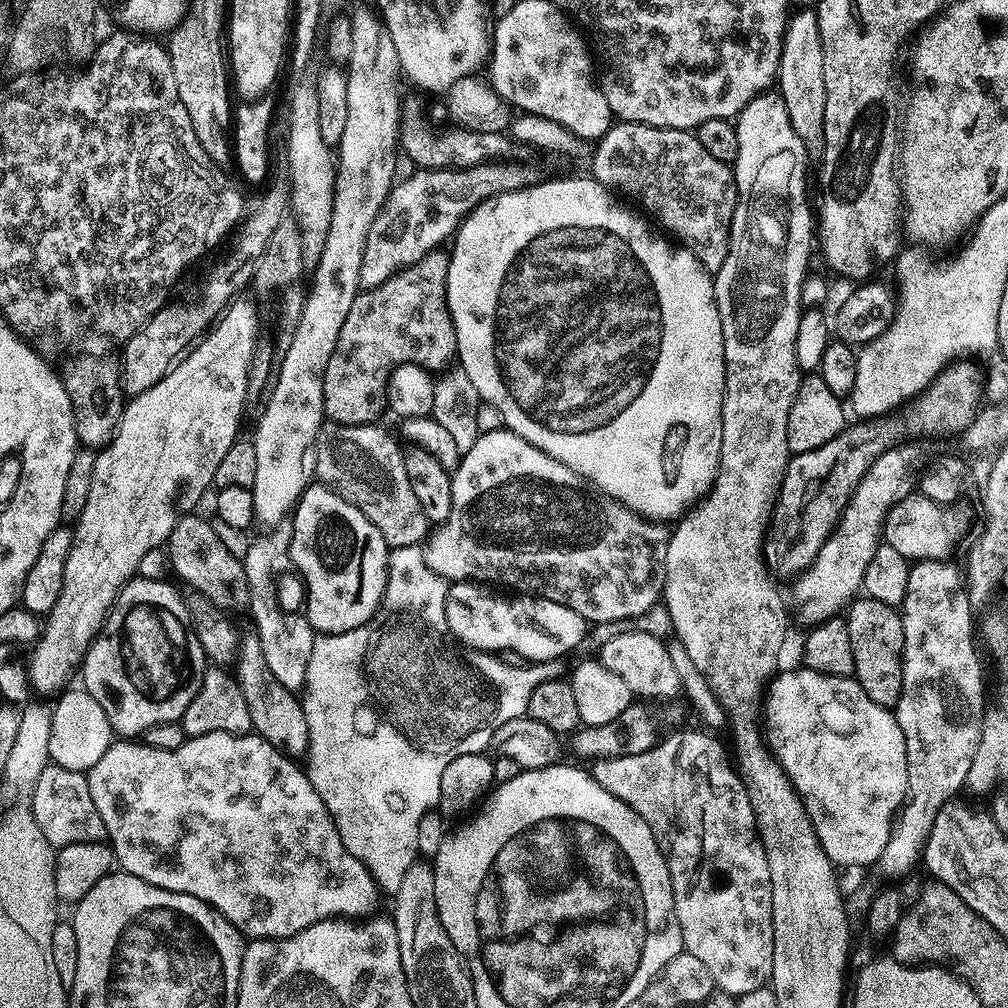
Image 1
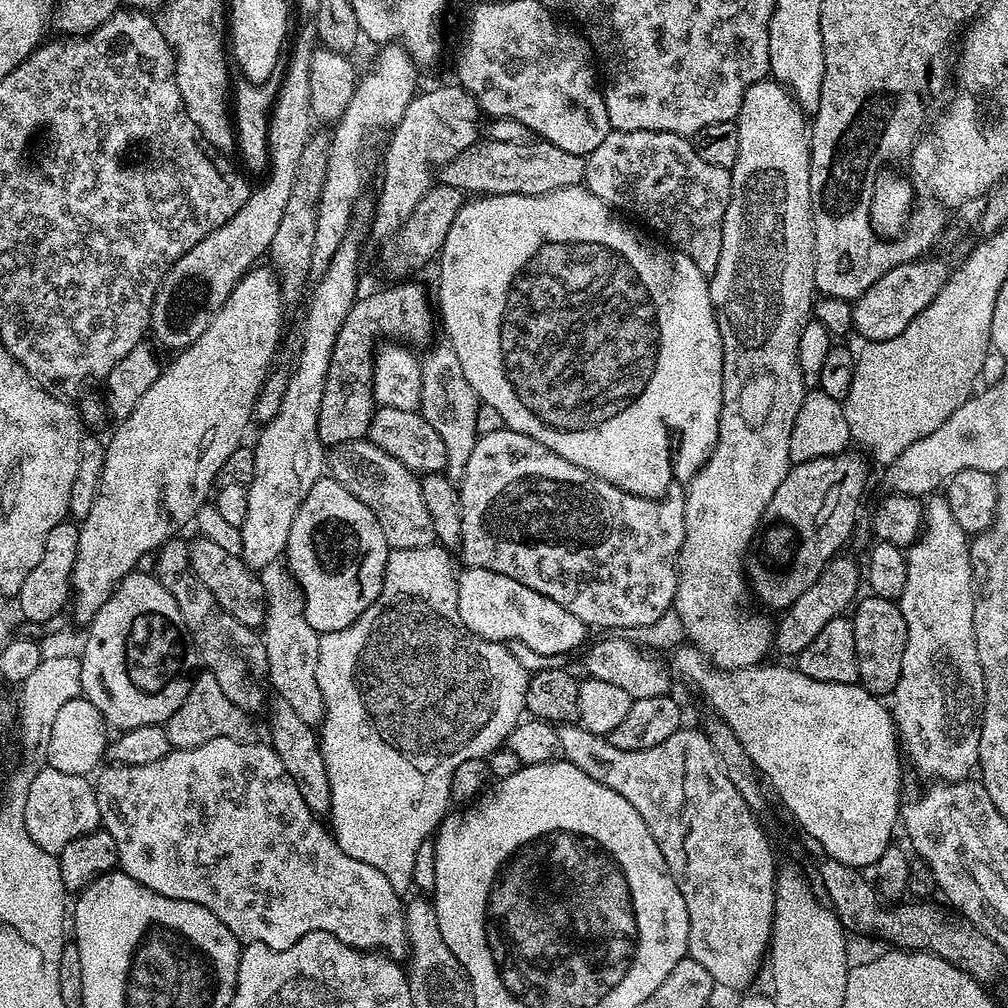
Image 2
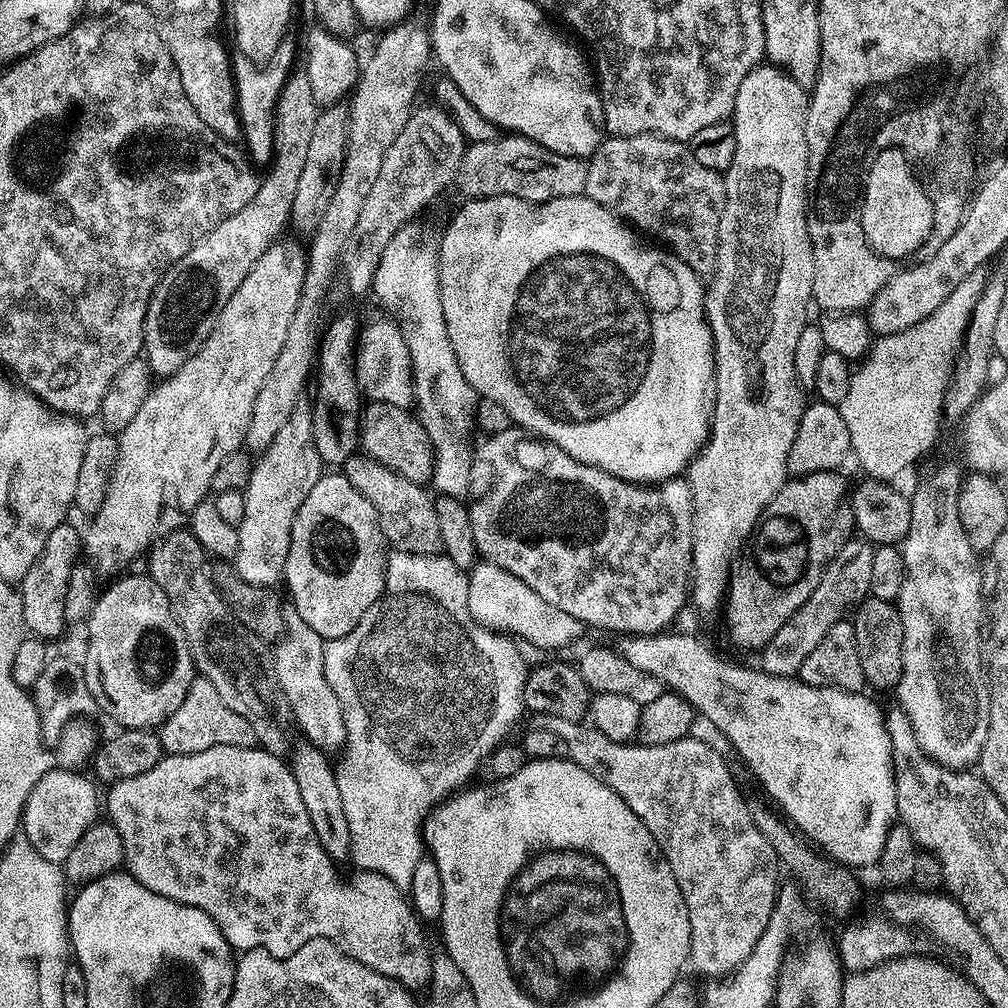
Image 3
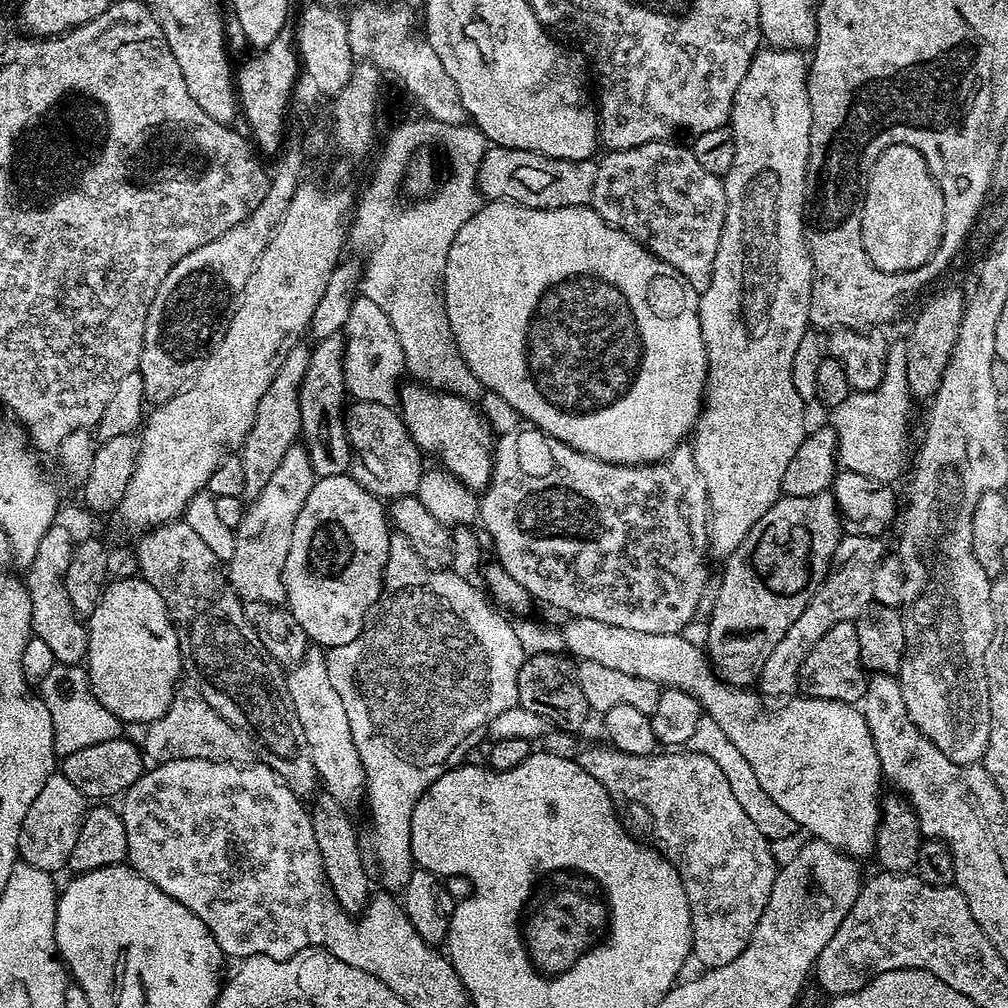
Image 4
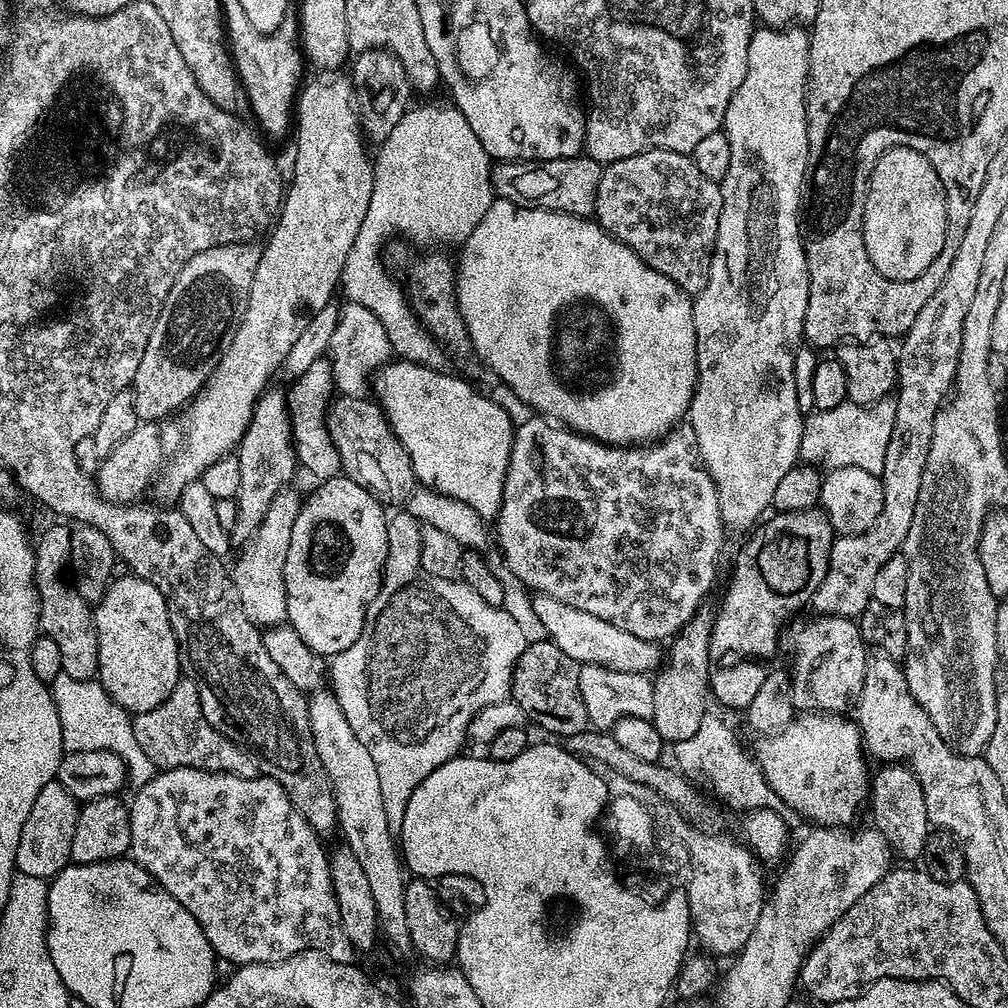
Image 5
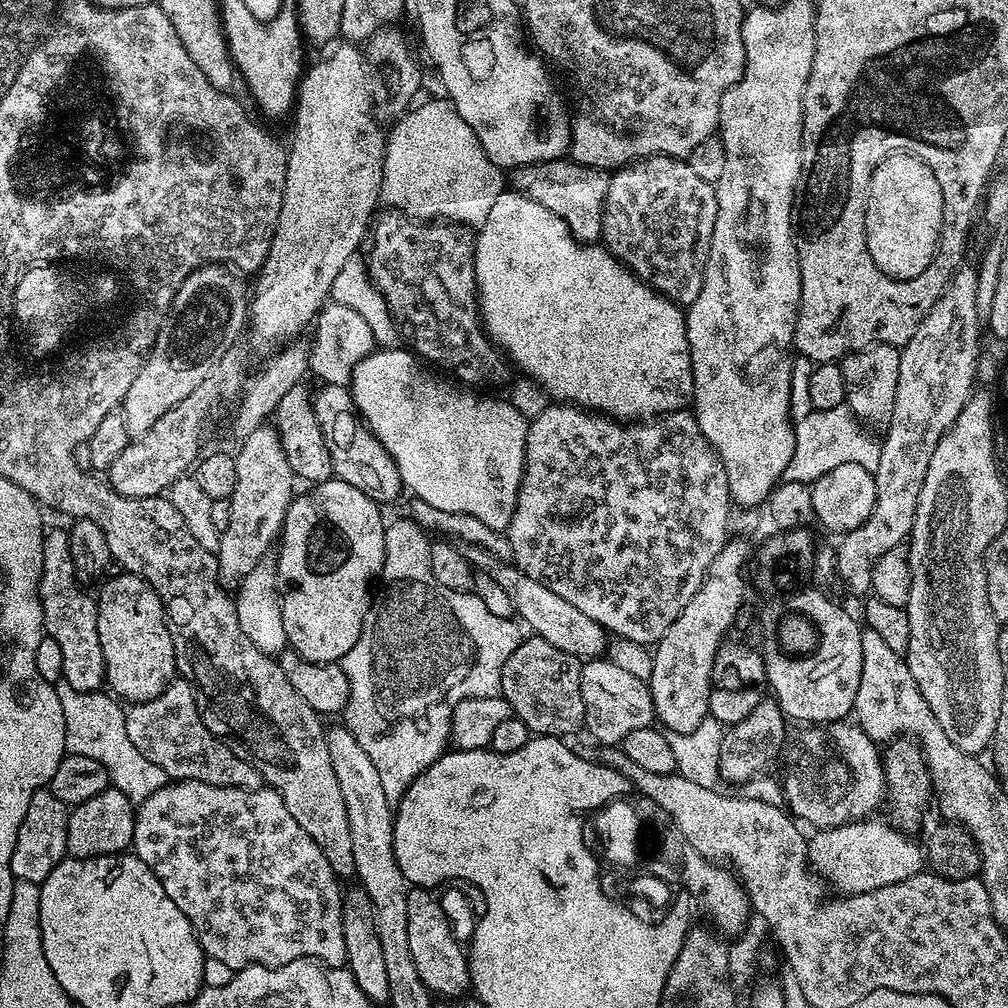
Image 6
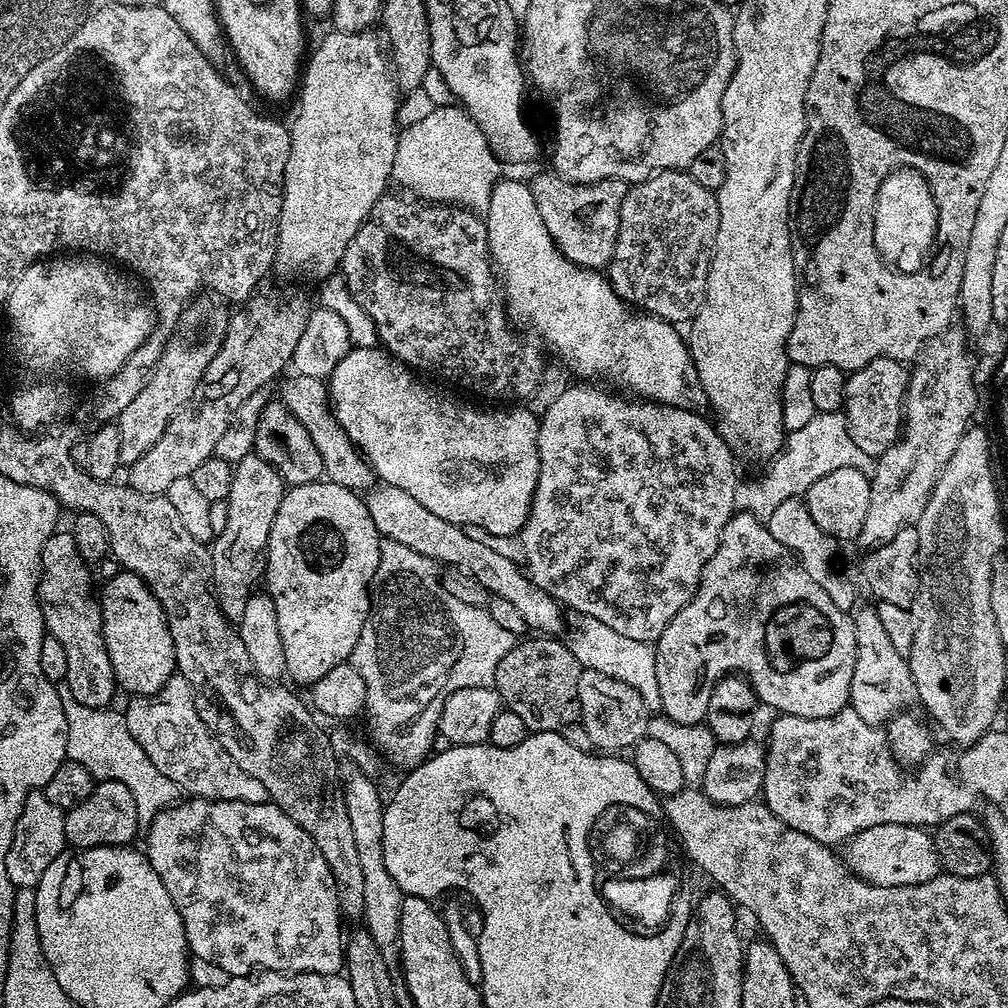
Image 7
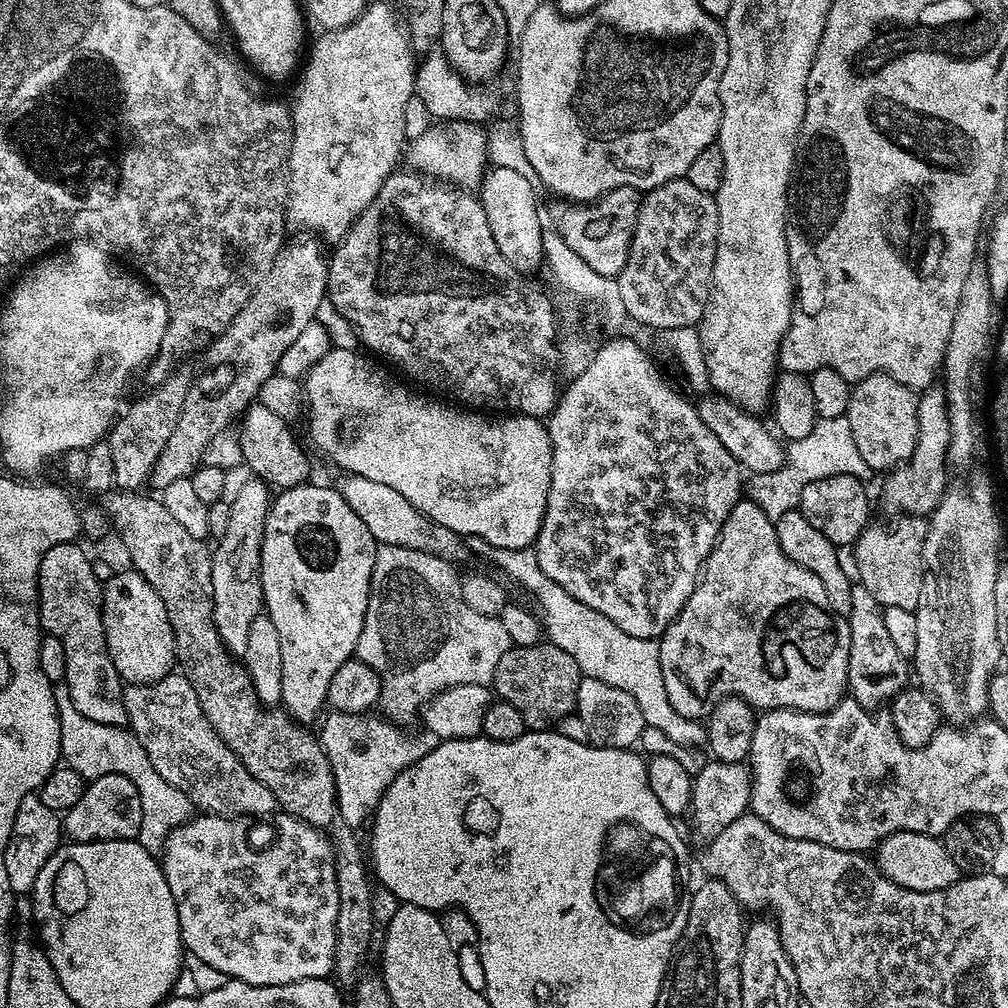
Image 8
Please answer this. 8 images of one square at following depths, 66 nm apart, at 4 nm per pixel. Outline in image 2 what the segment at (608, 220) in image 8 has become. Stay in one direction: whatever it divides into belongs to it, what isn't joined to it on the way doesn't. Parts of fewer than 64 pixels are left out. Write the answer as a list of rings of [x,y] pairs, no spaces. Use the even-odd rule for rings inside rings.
[[[484,138],[462,150],[456,158],[438,169],[439,183],[459,188],[465,194],[550,194],[554,190],[575,188],[583,181],[585,157],[558,150],[547,142],[494,142]]]

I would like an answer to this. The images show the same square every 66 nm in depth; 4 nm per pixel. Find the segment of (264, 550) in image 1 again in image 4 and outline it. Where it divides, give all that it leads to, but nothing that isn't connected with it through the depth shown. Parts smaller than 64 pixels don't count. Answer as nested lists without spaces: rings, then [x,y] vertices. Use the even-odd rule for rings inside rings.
[[[319,646],[306,647],[304,657],[291,665],[286,679],[294,714],[298,714],[302,730],[306,730],[306,742],[310,746],[319,783],[323,787],[325,784],[328,787],[325,788],[327,795],[333,796],[340,804],[353,806],[352,804],[358,803],[359,800],[361,803],[364,767],[358,758],[358,746],[354,746],[354,734],[350,734],[350,718],[346,718],[342,698],[338,698],[338,690],[334,690],[328,677],[328,657],[325,649]]]

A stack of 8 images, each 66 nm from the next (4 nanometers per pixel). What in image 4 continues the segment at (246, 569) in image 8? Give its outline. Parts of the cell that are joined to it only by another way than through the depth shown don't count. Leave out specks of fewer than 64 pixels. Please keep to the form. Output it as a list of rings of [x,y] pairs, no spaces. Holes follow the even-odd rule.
[[[299,342],[286,354],[282,366],[278,366],[278,374],[274,374],[274,382],[266,386],[266,394],[262,394],[262,402],[258,402],[258,410],[254,414],[254,422],[250,434],[246,434],[244,447],[238,455],[242,458],[242,470],[246,474],[245,493],[255,498],[270,482],[270,474],[278,470],[278,462],[282,462],[282,454],[300,436],[300,387],[302,378],[306,378],[306,366],[310,366],[310,348],[307,343]]]

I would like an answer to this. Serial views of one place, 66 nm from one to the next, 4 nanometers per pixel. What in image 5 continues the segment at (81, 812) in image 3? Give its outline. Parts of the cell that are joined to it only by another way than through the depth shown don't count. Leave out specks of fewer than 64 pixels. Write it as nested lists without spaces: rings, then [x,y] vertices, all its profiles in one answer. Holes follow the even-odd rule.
[[[57,779],[42,786],[38,798],[34,798],[34,807],[22,826],[22,838],[18,838],[16,872],[19,875],[42,878],[48,882],[69,864],[72,859],[70,842],[74,842],[80,810],[81,805]]]

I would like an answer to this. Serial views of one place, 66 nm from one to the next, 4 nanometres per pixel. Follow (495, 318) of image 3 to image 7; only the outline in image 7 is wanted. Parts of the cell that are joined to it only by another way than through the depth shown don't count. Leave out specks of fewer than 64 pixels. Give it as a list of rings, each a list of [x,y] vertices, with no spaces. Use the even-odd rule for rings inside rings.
[[[501,178],[496,183],[490,194],[486,223],[488,254],[498,273],[502,299],[509,317],[517,325],[529,324],[541,336],[539,339],[543,347],[547,351],[549,348],[559,363],[567,365],[573,377],[584,382],[617,384],[612,386],[633,397],[655,400],[657,404],[669,404],[675,408],[686,408],[690,413],[701,413],[699,404],[704,400],[702,382],[698,378],[698,370],[681,329],[656,316],[633,314],[626,307],[624,299],[612,288],[612,281],[603,271],[583,268],[568,260],[552,240],[552,233],[548,231],[542,214],[538,214],[532,189],[525,181],[523,184],[520,180]]]

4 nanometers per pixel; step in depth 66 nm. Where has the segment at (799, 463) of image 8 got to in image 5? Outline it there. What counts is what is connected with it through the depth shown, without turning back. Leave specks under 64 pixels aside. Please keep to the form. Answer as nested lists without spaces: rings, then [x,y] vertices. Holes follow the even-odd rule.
[[[892,398],[880,399],[875,404],[845,402],[834,406],[834,410],[813,411],[804,417],[800,460],[824,470],[858,466],[858,470],[870,470],[870,474],[879,476],[886,462],[886,446],[890,446],[895,413],[896,402]]]

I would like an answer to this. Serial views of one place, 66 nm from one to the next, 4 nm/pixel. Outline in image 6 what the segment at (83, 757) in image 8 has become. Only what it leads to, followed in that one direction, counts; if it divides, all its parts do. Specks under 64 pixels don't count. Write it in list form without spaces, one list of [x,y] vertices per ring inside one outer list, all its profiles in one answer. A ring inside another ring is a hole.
[[[107,691],[99,692],[64,692],[62,714],[68,712],[68,719],[72,720],[72,736],[84,736],[84,752],[96,752],[95,762],[101,763],[108,772],[111,787],[122,790],[126,798],[130,798],[133,805],[139,806],[154,790],[169,783],[170,778],[150,758],[140,752],[132,752],[132,756],[124,756],[124,752],[112,752],[112,756],[104,756],[104,748],[128,748],[130,734],[124,736],[126,731],[125,709]]]

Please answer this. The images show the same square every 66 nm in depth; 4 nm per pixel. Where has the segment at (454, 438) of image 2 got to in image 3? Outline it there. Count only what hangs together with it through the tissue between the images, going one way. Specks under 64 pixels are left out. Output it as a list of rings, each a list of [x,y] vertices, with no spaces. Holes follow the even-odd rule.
[[[420,222],[399,229],[378,264],[370,292],[380,299],[381,306],[388,311],[385,313],[398,321],[406,346],[410,346],[412,385],[416,395],[414,412],[436,450],[431,487],[436,487],[441,497],[464,498],[472,481],[467,440],[472,419],[476,416],[477,426],[488,436],[501,433],[512,423],[498,403],[485,399],[478,402],[474,386],[466,382],[466,374],[462,374],[462,366],[458,366],[458,354],[454,354],[454,346],[450,346],[450,330],[446,330],[440,293],[440,239],[438,232],[423,228]]]

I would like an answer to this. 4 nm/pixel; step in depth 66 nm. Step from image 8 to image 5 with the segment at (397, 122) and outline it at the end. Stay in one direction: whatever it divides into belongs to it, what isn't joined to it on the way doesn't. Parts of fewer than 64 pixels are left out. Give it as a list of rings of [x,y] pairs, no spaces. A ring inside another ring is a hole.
[[[332,74],[329,80],[316,80],[313,84],[305,83],[302,91],[299,93],[298,99],[294,105],[294,136],[296,132],[296,157],[292,160],[292,180],[287,185],[282,201],[282,207],[278,213],[278,219],[275,221],[274,227],[271,229],[272,237],[268,240],[268,245],[263,245],[260,261],[254,270],[254,282],[250,286],[250,294],[248,301],[244,307],[244,317],[240,319],[240,325],[236,328],[234,338],[229,342],[228,347],[220,354],[220,359],[216,361],[216,369],[208,375],[208,381],[204,387],[192,397],[190,403],[183,409],[184,417],[180,420],[180,445],[176,449],[171,449],[170,455],[165,459],[158,475],[154,480],[154,490],[156,488],[155,499],[160,502],[176,502],[179,501],[182,490],[186,490],[186,486],[190,486],[190,482],[199,480],[201,474],[206,470],[206,466],[211,466],[214,462],[218,462],[218,458],[235,453],[241,438],[246,434],[246,430],[250,426],[250,418],[252,411],[256,409],[256,402],[264,395],[268,384],[272,380],[272,375],[276,371],[285,367],[285,360],[290,354],[290,348],[301,337],[302,330],[307,328],[308,320],[318,310],[330,302],[332,290],[336,290],[340,283],[340,275],[344,269],[346,262],[346,254],[350,254],[350,246],[354,246],[354,237],[358,235],[358,226],[362,224],[362,218],[365,217],[366,206],[370,204],[370,194],[373,190],[374,174],[372,173],[373,157],[368,156],[368,152],[364,149],[366,145],[365,137],[360,131],[360,117],[356,111],[356,101],[354,99],[354,85],[347,75],[336,76],[340,74]]]

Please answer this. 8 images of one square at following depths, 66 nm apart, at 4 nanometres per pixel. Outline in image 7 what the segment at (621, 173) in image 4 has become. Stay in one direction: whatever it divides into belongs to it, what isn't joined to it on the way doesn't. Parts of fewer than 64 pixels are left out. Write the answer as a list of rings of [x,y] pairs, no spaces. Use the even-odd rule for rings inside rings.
[[[687,171],[658,172],[646,180],[633,183],[622,198],[618,238],[612,263],[606,269],[612,288],[624,299],[625,305],[636,310],[643,309],[647,315],[677,326],[687,325],[694,319],[706,294],[712,251],[718,238],[719,217],[716,192],[694,182]]]

